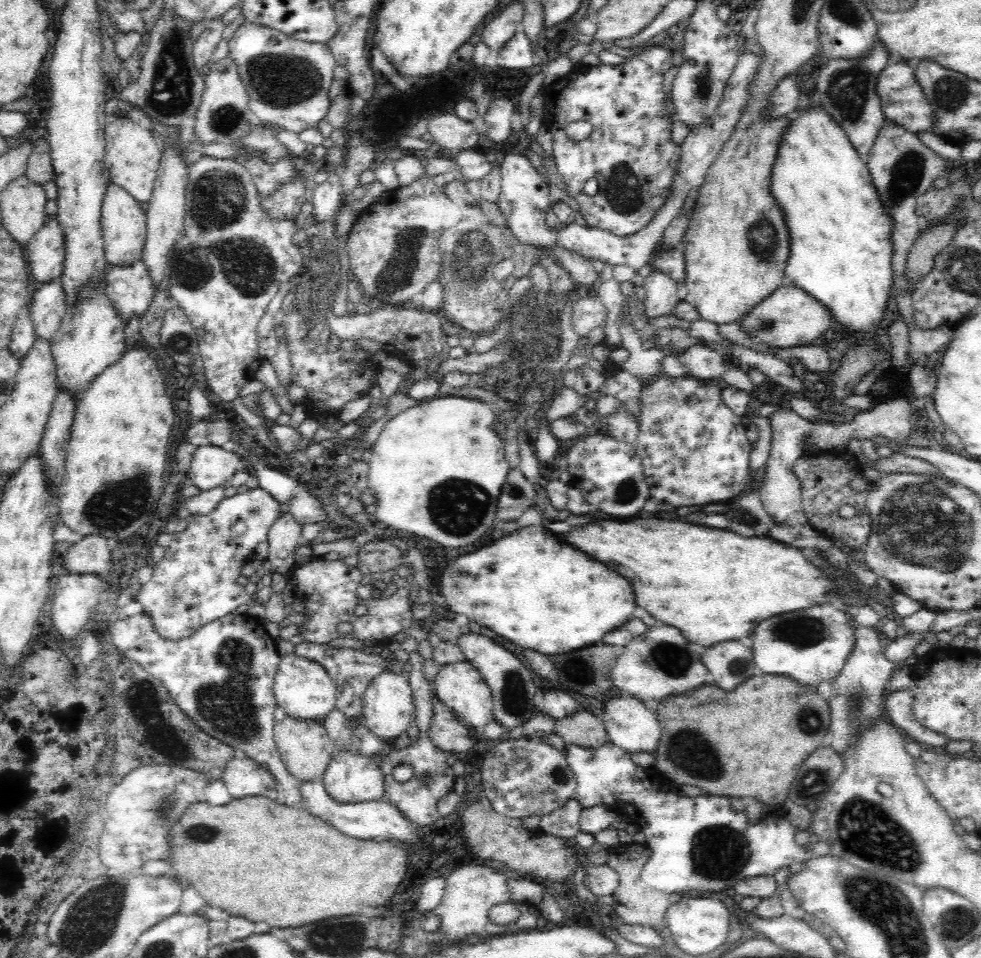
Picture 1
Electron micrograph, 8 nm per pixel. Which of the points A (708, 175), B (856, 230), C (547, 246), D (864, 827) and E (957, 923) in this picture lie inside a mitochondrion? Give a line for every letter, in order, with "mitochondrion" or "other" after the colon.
A: other
B: other
C: other
D: mitochondrion
E: mitochondrion

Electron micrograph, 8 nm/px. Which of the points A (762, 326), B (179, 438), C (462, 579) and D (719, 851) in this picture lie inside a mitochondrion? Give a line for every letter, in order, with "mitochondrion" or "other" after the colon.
A: mitochondrion
B: other
C: mitochondrion
D: mitochondrion

